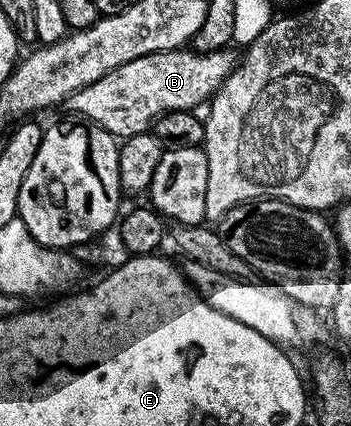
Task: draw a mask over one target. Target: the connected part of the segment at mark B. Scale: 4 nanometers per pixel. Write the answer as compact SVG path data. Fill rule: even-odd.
M181 47L167 49L161 53L142 55L138 59L130 59L130 63L122 63L122 67L102 75L102 79L82 87L77 93L72 93L66 102L66 109L69 109L67 112L98 123L117 139L147 133L153 128L156 118L162 114L173 113L176 109L195 110L196 105L202 104L201 106L203 106L209 98L215 95L220 89L220 85L238 64L237 54L234 55L232 52L231 48L227 48L213 53L198 53L191 48Z

